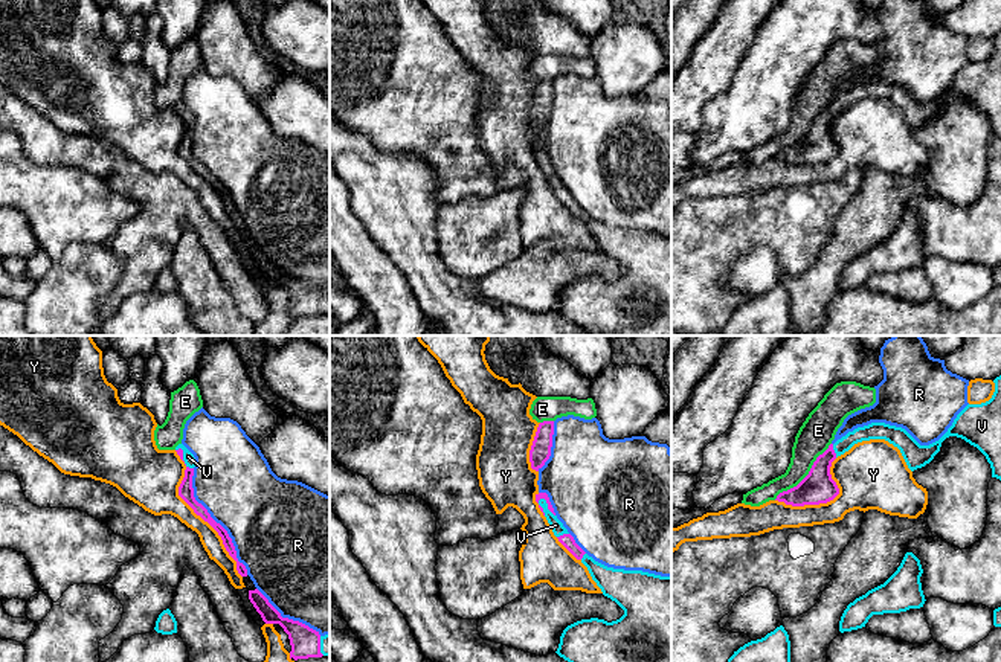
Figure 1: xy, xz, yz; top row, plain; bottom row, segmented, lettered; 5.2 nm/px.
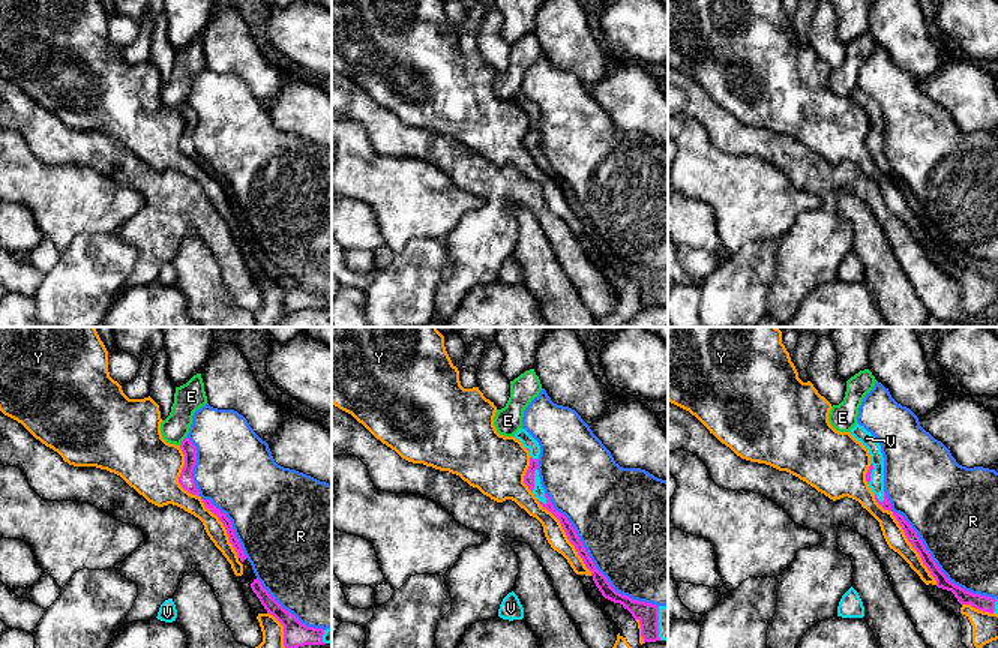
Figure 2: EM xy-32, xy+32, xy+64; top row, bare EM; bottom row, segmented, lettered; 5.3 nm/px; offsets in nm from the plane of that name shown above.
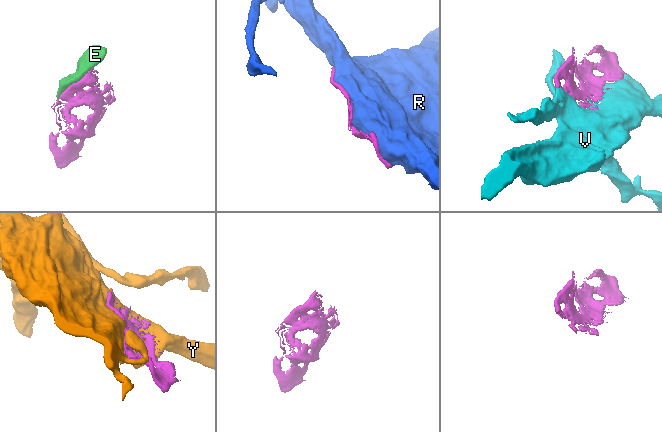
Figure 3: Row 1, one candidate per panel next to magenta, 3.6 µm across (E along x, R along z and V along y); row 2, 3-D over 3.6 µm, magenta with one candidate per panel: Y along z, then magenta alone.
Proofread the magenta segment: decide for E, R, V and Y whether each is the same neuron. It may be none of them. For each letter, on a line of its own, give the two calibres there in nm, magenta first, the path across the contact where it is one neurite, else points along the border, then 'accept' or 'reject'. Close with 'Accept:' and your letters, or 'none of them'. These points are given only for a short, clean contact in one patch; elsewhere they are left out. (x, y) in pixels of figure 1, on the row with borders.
E: 170 nm thick on the magenta side, 180 nm on the other; reject
R: 80 nm thick on the magenta side, 420 nm on the other; reject
V: 40 nm thick on the magenta side, 70 nm on the other; accept
Y: 80 nm thick on the magenta side, 220 nm on the other; reject
Accept: V

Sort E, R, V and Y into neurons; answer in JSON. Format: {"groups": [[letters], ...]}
{"groups": [["E"], ["R"], ["V"], ["Y"]]}

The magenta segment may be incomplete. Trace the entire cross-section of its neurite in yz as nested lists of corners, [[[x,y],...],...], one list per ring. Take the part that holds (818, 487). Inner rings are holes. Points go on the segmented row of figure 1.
[[[1001,375],[993,383],[995,392],[989,401],[967,404],[948,432],[929,445],[920,445],[905,429],[885,423],[871,423],[848,432],[816,458],[809,474],[797,487],[780,493],[775,500],[792,506],[833,500],[839,488],[830,474],[832,462],[855,444],[870,439],[885,439],[897,447],[908,468],[914,471],[934,459],[946,438],[957,436],[977,447],[990,464],[992,477],[1001,480]]]

